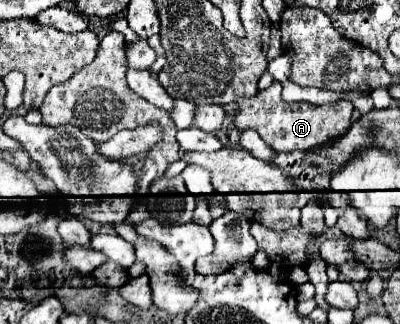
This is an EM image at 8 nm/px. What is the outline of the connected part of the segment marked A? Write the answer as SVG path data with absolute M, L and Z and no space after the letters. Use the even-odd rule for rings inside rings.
M273 81L273 85L261 93L257 93L251 99L239 99L237 101L237 117L235 125L237 131L243 129L255 129L259 137L269 143L275 151L307 151L321 143L327 143L329 139L335 139L337 135L343 135L349 129L351 123L351 111L353 105L349 101L337 101L331 105L311 105L311 103L287 103L281 99L281 83Z

